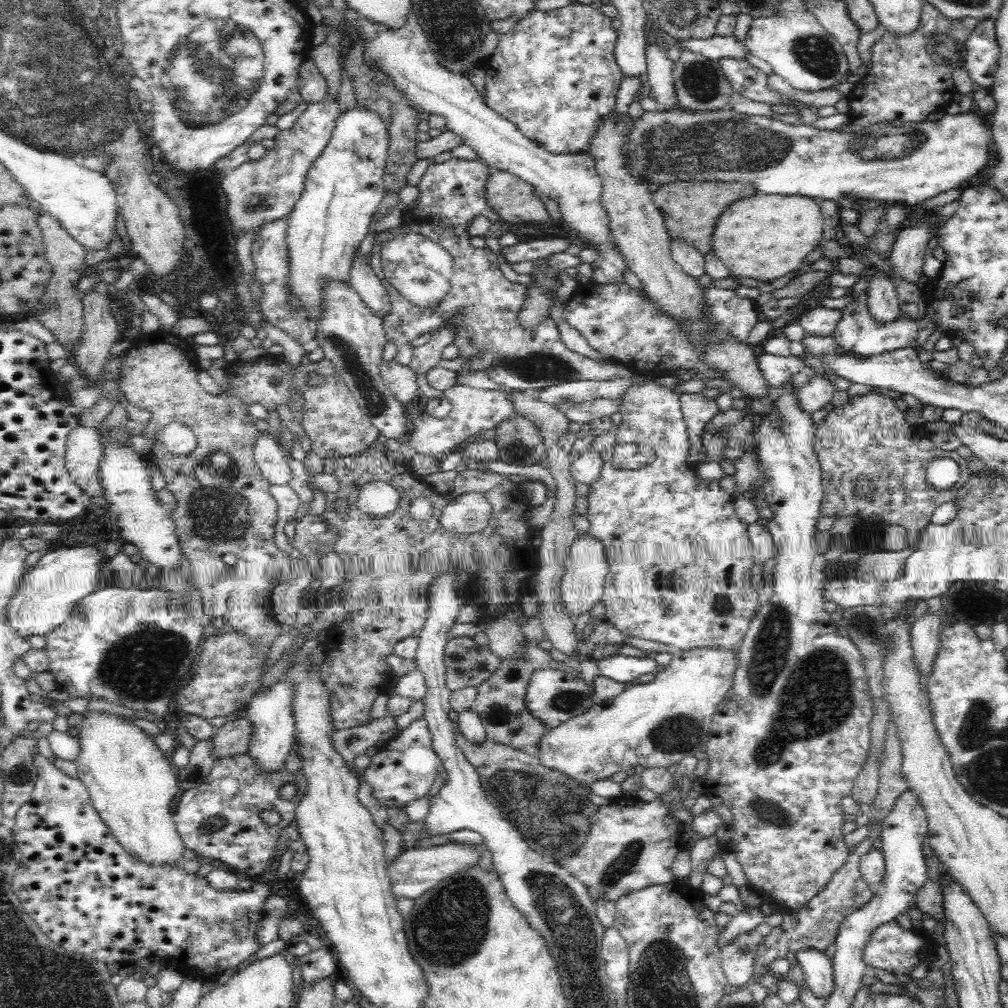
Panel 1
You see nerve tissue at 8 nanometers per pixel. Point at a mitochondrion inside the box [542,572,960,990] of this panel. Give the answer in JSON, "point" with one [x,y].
{"point":[814,697]}

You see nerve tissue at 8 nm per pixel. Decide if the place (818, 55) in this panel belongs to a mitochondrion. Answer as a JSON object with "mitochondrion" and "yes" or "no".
{"mitochondrion":"yes"}

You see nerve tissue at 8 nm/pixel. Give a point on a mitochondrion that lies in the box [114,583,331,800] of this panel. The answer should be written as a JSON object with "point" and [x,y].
{"point":[196,774]}

